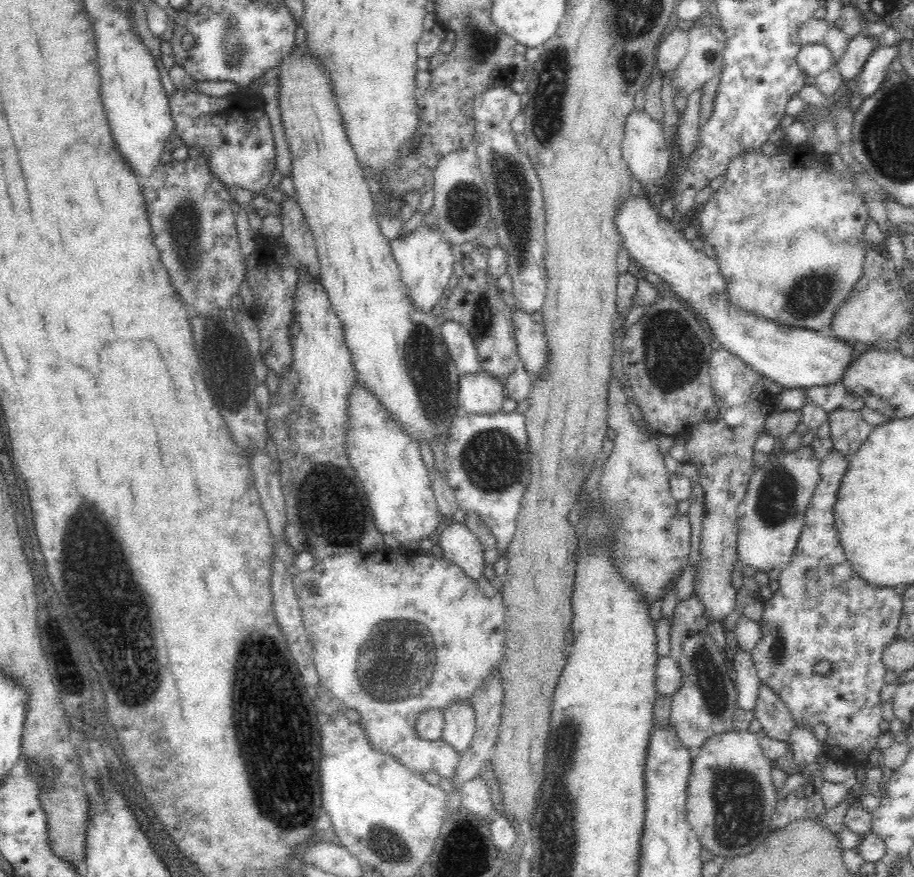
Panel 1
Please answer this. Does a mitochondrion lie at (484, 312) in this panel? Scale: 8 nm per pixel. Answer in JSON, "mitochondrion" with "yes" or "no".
{"mitochondrion":"yes"}

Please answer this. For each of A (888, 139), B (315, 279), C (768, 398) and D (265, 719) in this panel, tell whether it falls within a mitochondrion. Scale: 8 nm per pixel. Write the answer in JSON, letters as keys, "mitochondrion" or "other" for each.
{"A":"mitochondrion","B":"other","C":"other","D":"mitochondrion"}

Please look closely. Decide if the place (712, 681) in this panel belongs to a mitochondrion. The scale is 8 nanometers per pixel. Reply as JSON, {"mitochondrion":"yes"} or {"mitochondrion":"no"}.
{"mitochondrion":"yes"}

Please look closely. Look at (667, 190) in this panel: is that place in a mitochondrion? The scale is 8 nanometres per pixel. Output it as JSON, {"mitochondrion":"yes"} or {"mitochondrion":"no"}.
{"mitochondrion":"no"}

